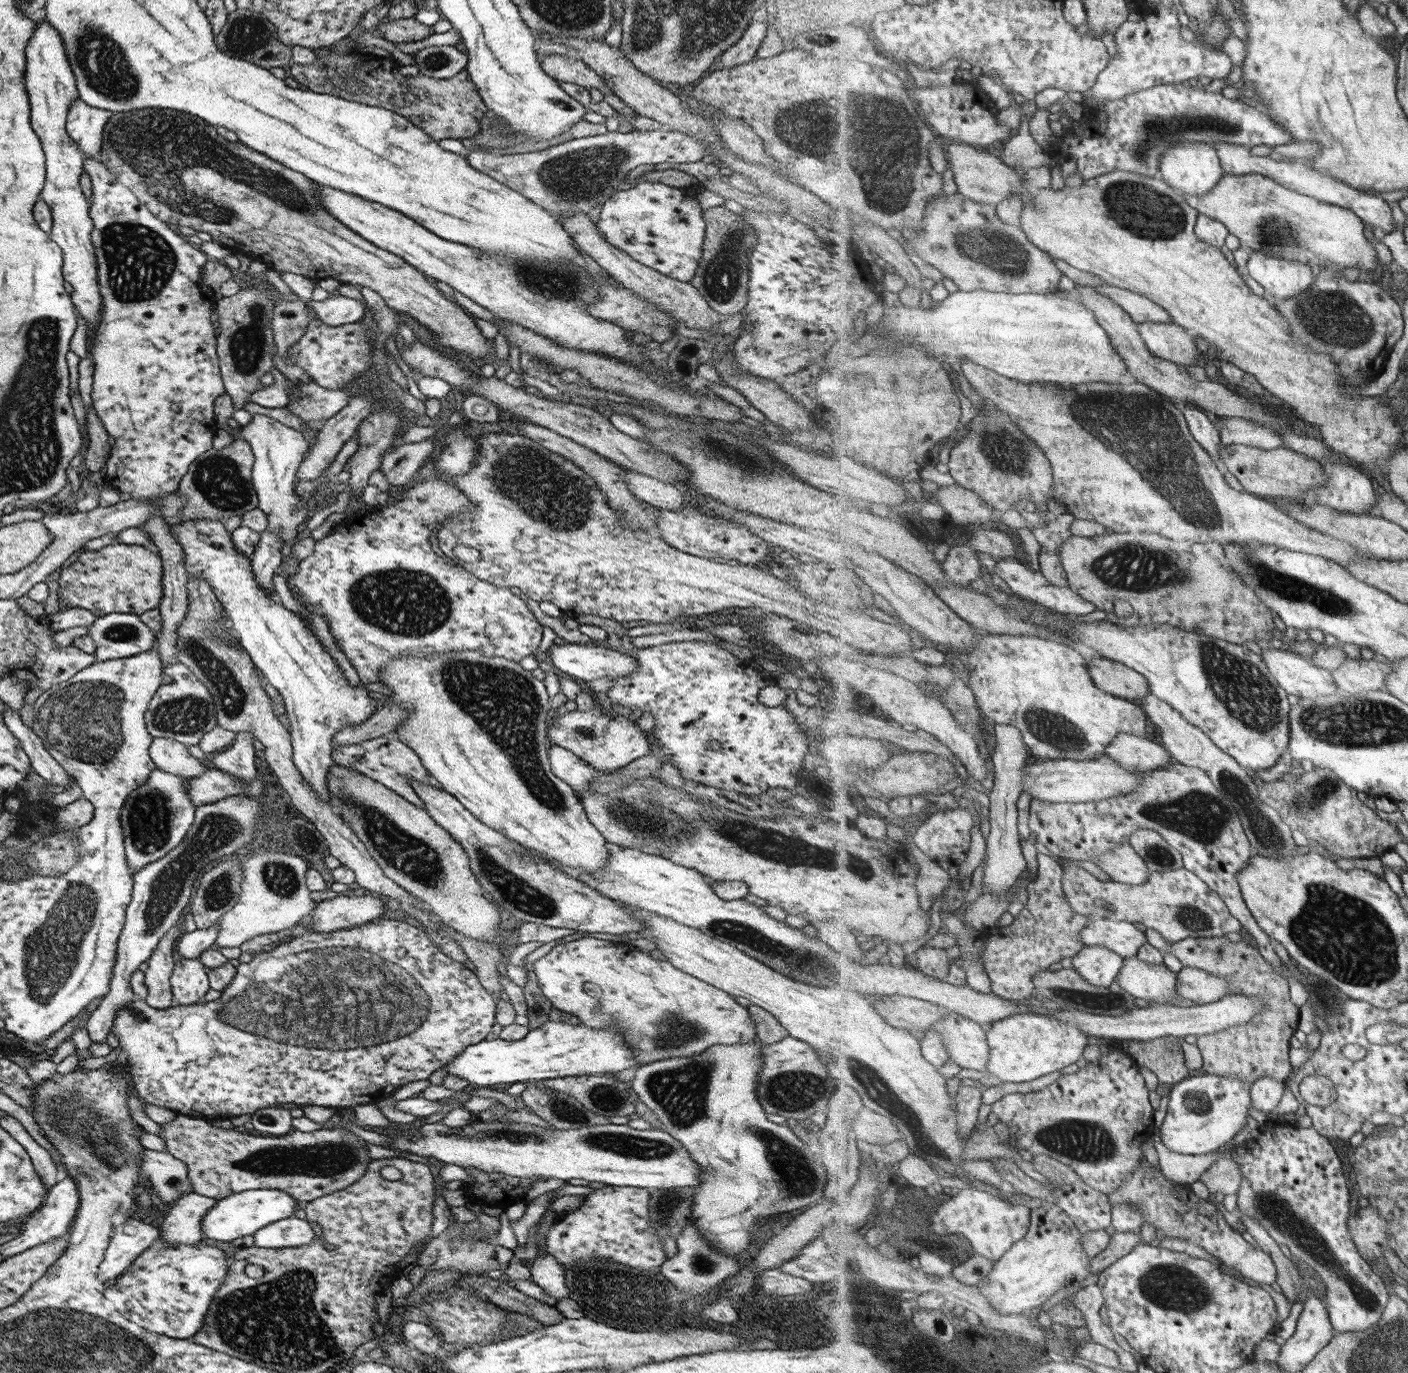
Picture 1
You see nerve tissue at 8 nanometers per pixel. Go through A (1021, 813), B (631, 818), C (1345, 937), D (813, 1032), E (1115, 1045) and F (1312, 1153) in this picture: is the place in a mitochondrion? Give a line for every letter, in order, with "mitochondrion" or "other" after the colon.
A: other
B: mitochondrion
C: mitochondrion
D: other
E: other
F: other

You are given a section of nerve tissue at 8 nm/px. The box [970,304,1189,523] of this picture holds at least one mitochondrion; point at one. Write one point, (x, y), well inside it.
(1008, 451)

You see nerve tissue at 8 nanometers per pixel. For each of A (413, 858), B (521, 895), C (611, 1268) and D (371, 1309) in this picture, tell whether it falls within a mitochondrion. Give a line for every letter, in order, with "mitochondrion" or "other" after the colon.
A: mitochondrion
B: mitochondrion
C: other
D: other

